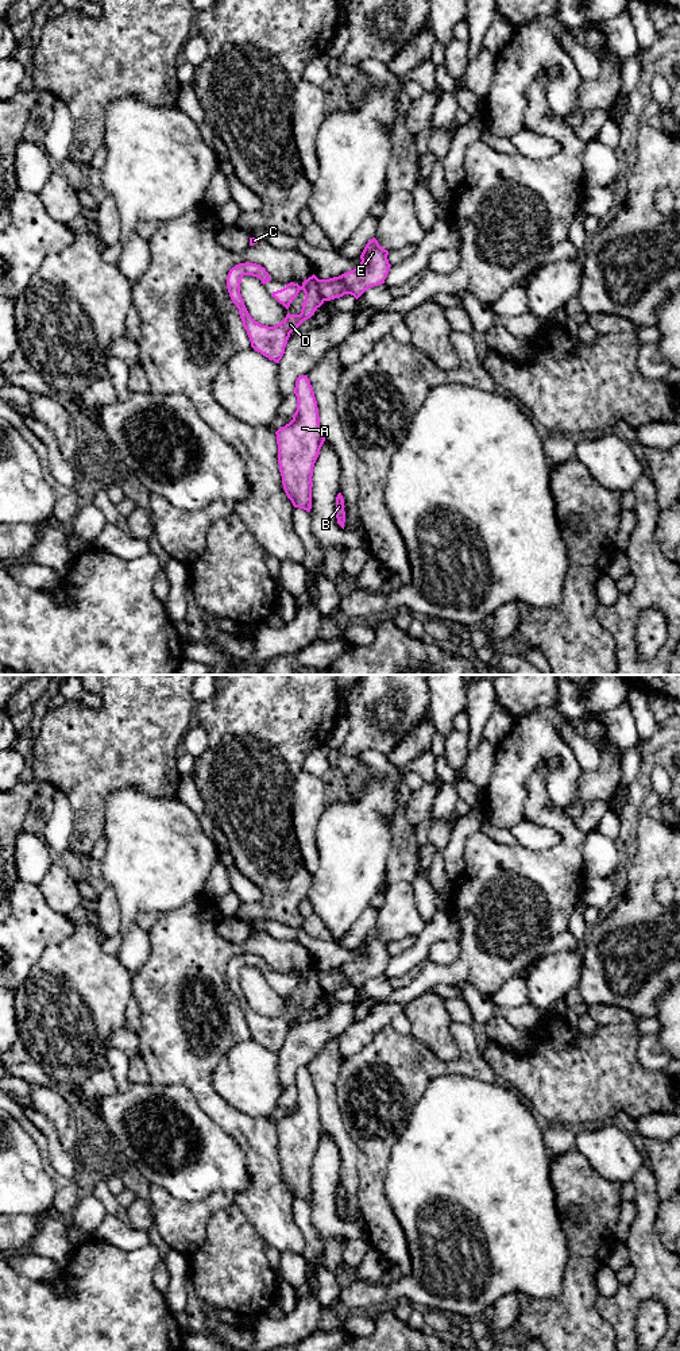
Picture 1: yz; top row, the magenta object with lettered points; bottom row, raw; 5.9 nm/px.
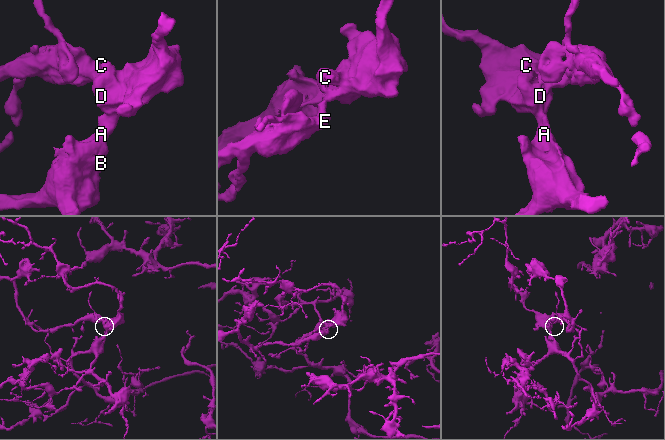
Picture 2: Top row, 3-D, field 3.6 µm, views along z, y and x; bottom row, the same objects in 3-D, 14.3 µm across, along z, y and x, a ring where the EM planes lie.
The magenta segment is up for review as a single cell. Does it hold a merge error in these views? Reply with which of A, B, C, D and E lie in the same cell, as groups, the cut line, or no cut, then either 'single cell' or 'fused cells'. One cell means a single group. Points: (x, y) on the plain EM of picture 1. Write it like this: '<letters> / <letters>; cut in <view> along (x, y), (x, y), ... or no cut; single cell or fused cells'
A B C D / E; cut in yz along (317, 971), (317, 981), (324, 991); fused cells

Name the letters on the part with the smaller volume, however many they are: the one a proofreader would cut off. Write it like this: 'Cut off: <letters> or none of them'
Cut off: E

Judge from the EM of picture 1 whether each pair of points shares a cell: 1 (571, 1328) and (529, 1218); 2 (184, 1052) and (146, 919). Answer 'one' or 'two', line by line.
1: two
2: two

